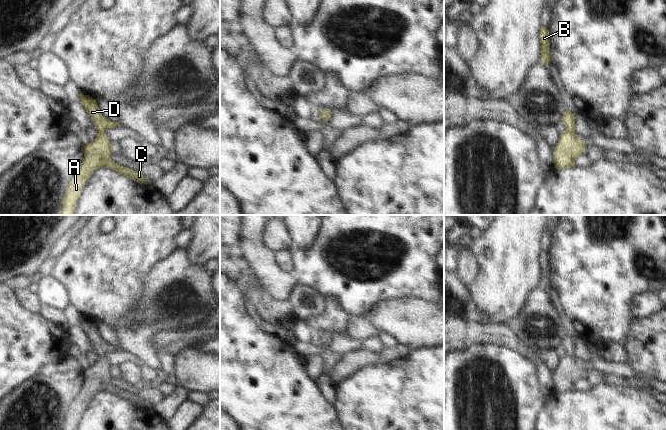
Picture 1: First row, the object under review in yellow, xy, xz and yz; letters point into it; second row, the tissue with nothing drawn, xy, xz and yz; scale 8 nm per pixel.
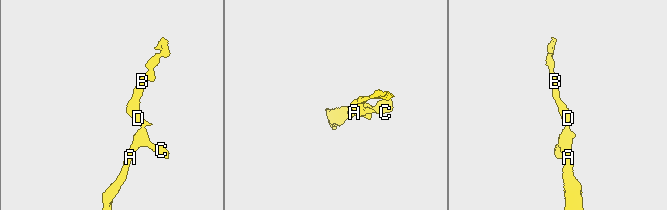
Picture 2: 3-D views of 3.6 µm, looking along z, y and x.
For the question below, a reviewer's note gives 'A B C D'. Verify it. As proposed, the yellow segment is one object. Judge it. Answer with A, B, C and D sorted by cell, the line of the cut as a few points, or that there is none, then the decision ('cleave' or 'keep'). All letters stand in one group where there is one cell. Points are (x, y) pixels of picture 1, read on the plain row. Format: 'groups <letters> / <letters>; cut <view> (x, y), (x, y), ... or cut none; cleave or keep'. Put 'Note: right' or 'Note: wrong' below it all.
groups A B C D; cut none; keep
Note: right

